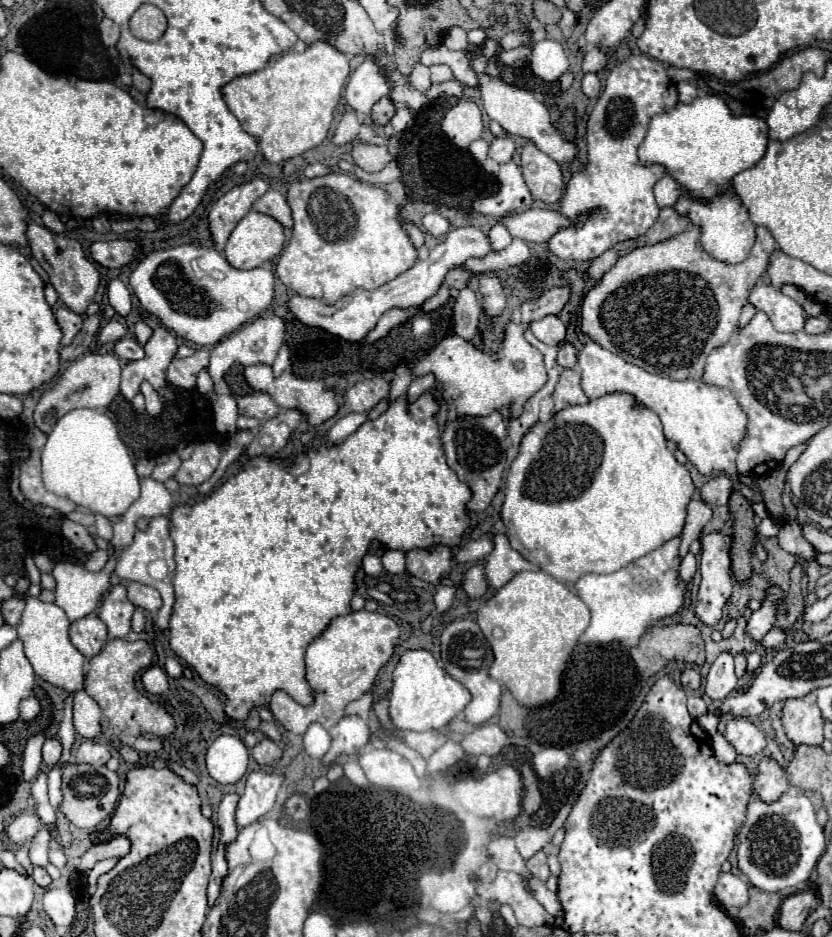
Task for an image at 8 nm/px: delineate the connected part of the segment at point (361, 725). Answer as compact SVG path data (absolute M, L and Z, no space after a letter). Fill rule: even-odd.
M344 716L332 730L332 746L328 750L328 754L322 758L324 766L330 766L332 762L336 762L336 758L340 754L354 754L360 752L368 740L370 740L370 730L368 724L358 718L358 716Z

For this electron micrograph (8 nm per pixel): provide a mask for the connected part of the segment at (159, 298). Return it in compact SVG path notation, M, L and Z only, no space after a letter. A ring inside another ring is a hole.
M194 244L144 256L130 276L130 286L146 312L196 346L218 344L224 336L266 312L274 300L274 272L270 268L236 270L216 248Z

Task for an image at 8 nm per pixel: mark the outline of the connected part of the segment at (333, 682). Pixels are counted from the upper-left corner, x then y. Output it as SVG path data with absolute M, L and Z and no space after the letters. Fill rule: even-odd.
M358 610L334 618L328 628L308 644L304 656L306 680L312 688L314 702L310 706L302 706L286 692L276 690L270 700L272 714L294 734L304 734L312 722L320 722L326 730L330 730L344 716L346 704L362 698L372 688L378 670L392 658L398 636L398 624L390 616L378 612Z

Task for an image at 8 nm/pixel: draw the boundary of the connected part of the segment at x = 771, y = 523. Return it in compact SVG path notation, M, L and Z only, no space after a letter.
M764 518L758 526L758 532L764 536L764 538L776 538L778 536L778 530L780 530L780 522L772 520L772 518Z

